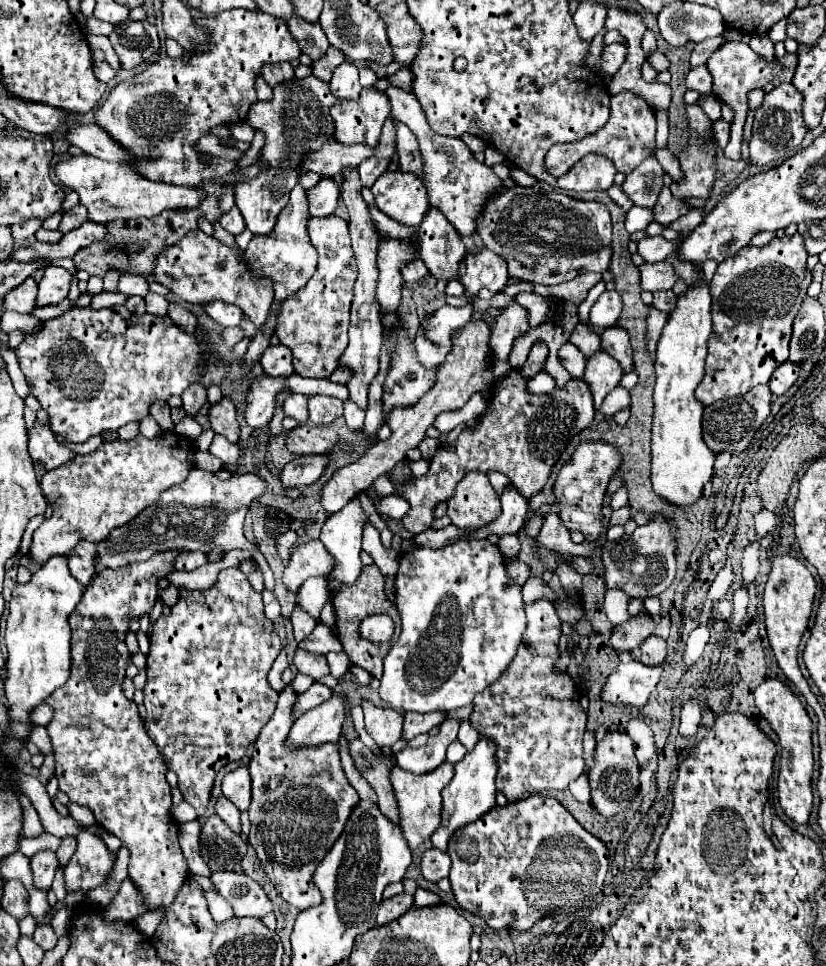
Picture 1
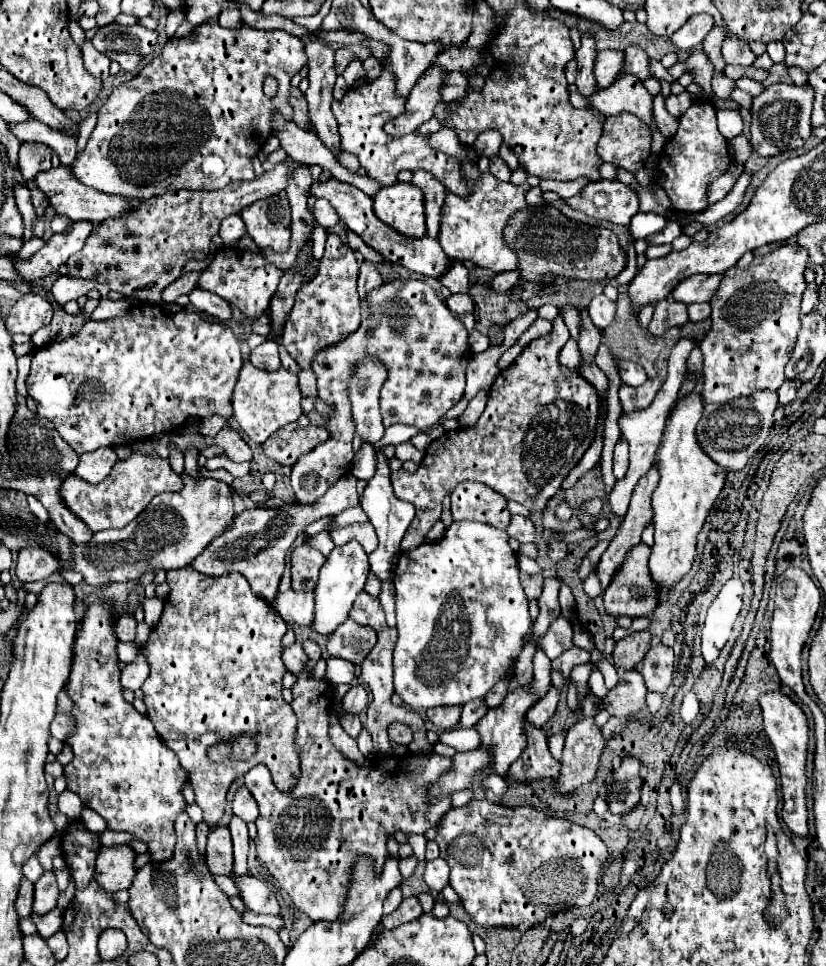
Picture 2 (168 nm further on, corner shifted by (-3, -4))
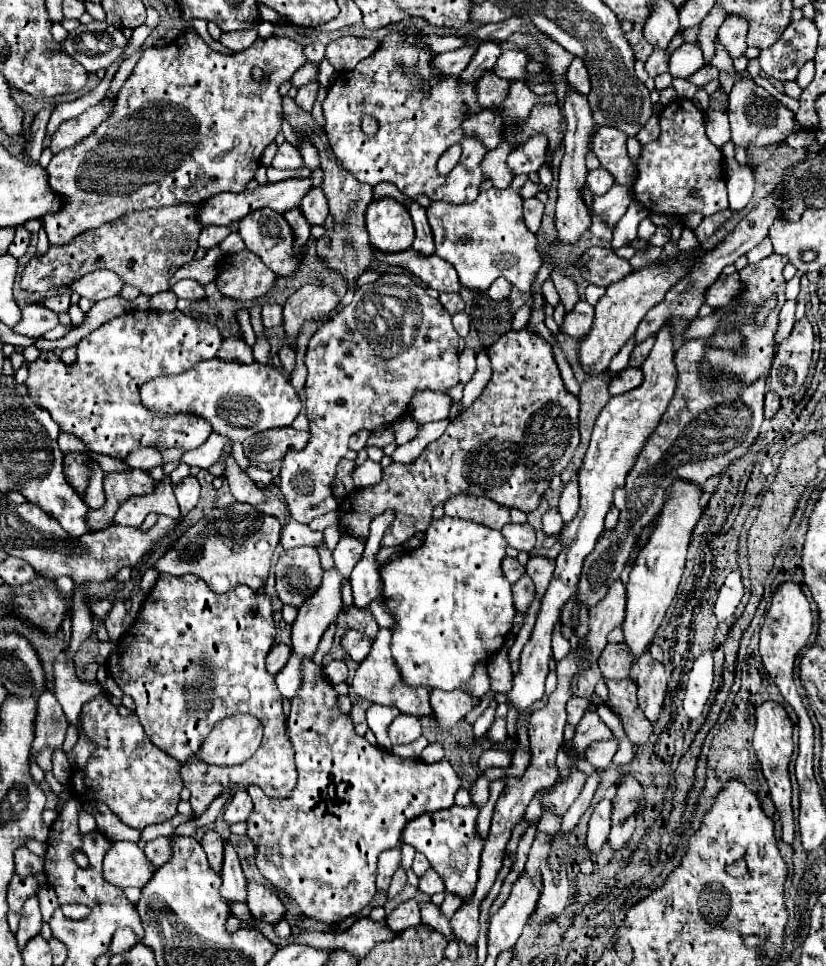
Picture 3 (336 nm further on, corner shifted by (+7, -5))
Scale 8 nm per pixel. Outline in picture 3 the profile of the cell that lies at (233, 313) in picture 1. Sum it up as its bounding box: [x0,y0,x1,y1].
[172,280,206,300]

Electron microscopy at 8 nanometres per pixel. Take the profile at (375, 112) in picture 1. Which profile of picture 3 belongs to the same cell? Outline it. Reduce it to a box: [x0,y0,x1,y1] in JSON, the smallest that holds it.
[322,32,486,204]

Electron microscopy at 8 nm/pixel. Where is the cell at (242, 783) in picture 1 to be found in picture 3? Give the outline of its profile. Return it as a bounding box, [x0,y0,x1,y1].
[224,790,252,824]

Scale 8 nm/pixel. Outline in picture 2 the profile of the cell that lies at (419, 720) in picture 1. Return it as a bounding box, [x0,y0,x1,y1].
[428,705,460,729]

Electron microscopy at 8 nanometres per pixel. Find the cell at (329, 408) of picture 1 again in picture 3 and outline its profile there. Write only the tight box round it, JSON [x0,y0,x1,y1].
[280,344,296,376]

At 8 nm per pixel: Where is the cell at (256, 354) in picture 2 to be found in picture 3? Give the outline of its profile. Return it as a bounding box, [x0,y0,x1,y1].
[218,338,256,364]

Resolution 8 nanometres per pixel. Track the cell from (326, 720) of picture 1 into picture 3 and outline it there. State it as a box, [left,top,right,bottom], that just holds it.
[352,628,430,716]

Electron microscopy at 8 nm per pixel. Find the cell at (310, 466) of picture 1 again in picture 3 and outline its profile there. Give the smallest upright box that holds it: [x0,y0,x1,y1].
[280,272,458,524]

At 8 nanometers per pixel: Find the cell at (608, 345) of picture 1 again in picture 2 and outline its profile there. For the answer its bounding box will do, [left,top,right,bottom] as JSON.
[620,361,648,387]

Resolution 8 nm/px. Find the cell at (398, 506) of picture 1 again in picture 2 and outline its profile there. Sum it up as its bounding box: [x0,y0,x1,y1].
[360,451,414,581]

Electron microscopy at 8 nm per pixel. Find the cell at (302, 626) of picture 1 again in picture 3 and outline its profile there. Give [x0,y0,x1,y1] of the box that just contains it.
[246,658,460,924]

